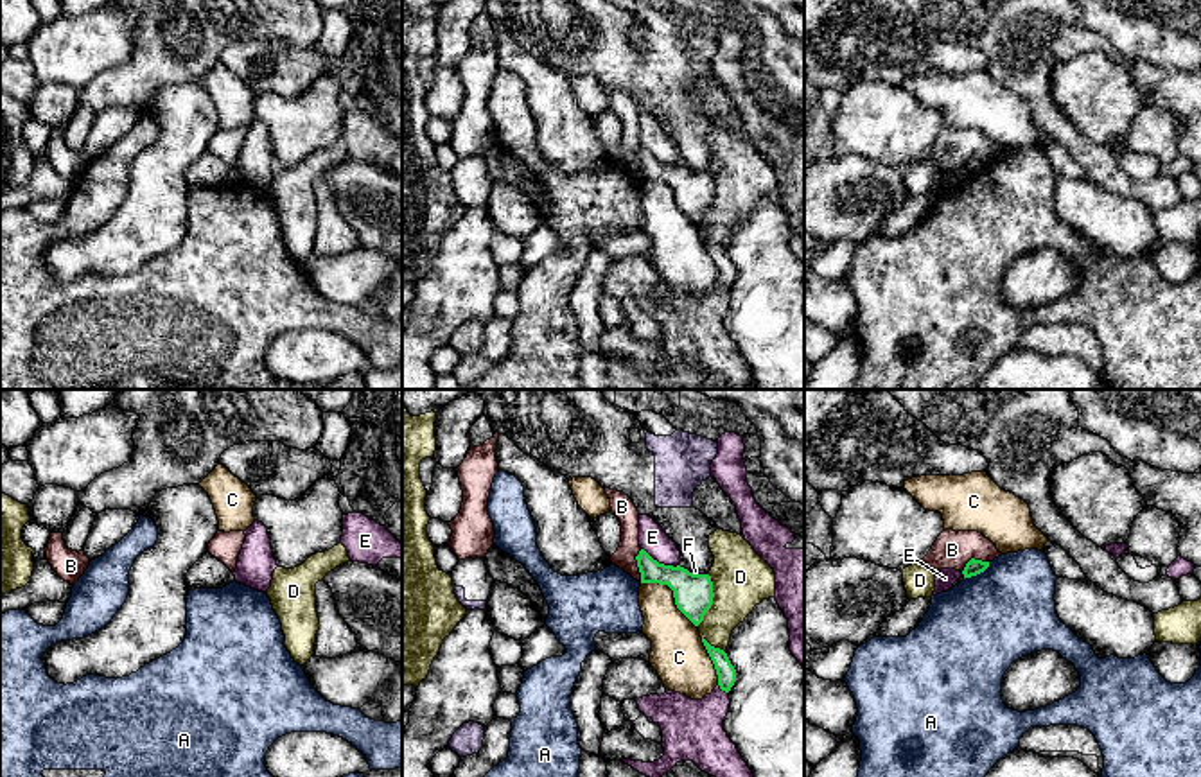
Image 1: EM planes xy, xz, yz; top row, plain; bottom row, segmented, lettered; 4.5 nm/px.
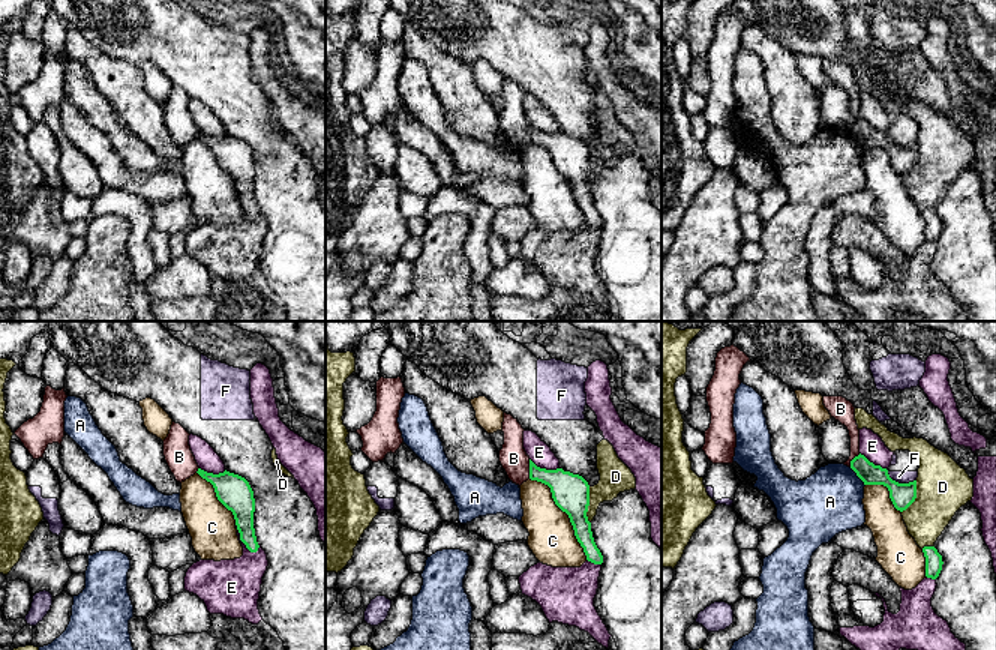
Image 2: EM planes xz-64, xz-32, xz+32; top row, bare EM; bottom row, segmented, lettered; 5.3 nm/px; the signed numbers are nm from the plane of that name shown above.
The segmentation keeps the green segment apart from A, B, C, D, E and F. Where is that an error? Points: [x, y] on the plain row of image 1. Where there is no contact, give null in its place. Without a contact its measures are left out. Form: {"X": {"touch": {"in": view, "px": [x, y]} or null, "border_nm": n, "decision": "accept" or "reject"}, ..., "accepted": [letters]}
{"A": {"touch": {"in": "yz", "px": [977, 171]}, "border_nm": 140, "decision": "reject"}, "B": {"touch": {"in": "xz", "px": [638, 164]}, "border_nm": 150, "decision": "reject"}, "C": {"touch": {"in": "xz", "px": [674, 192]}, "border_nm": 320, "decision": "reject"}, "D": {"touch": {"in": "xz", "px": [711, 198]}, "border_nm": 260, "decision": "reject"}, "E": {"touch": {"in": "xz", "px": [657, 160]}, "border_nm": 190, "decision": "reject"}, "F": {"touch": {"in": "xz", "px": [697, 173]}, "border_nm": 90, "decision": "reject"}, "accepted": []}

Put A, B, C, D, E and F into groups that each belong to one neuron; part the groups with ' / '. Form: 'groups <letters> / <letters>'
groups A / B / C / D / E / F

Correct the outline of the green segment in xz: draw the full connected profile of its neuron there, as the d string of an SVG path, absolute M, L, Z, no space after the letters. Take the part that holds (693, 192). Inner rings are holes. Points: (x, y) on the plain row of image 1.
M644 147L636 154L641 181L668 183L673 188L677 206L698 224L713 203L713 179L709 172L693 172L677 163L664 163L653 158Z

